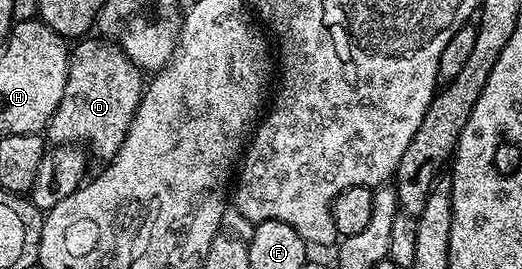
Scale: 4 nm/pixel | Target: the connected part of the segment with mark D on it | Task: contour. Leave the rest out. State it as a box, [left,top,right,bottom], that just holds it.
[46,35,142,163]

